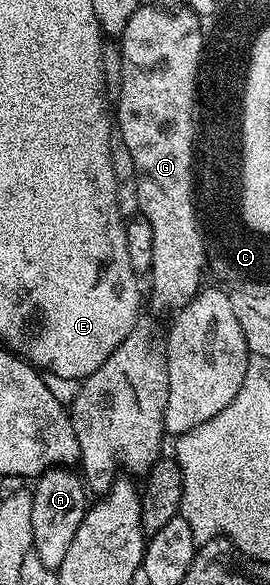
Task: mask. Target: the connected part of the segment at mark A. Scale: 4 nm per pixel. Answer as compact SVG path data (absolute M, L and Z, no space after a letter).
M65 466L52 467L43 475L37 476L38 483L32 488L32 553L44 561L44 565L57 569L60 561L68 554L68 545L80 529L88 506L88 488L79 472Z

